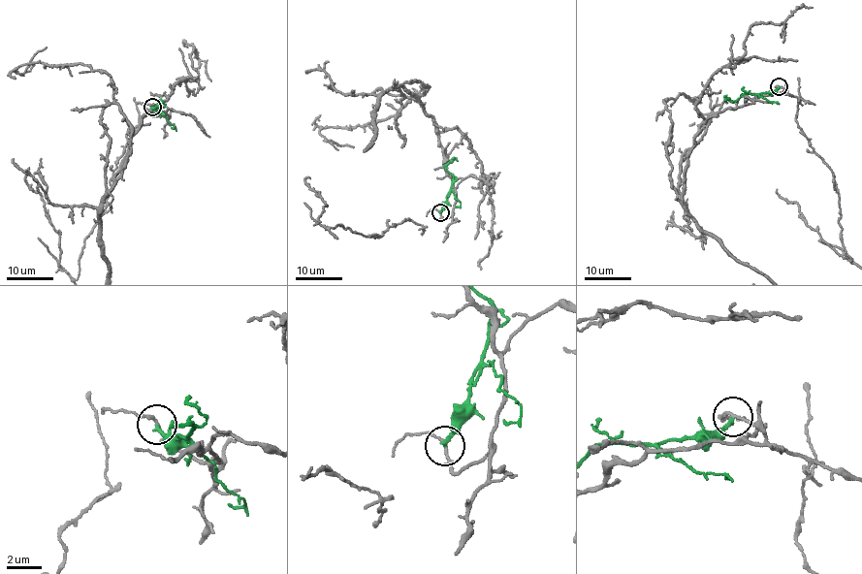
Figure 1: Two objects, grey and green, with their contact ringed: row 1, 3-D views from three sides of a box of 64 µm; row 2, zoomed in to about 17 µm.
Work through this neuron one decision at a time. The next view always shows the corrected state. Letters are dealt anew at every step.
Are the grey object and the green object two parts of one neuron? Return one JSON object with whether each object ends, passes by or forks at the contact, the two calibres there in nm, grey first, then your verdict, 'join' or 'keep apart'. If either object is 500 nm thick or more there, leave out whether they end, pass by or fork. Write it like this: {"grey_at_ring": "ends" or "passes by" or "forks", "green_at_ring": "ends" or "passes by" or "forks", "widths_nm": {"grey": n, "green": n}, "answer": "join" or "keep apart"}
{"grey_at_ring": "passes by", "green_at_ring": "ends", "widths_nm": {"grey": 150, "green": 220}, "answer": "keep apart"}

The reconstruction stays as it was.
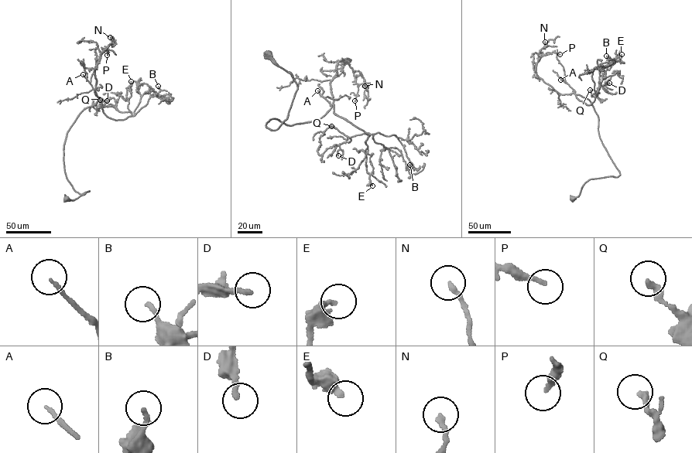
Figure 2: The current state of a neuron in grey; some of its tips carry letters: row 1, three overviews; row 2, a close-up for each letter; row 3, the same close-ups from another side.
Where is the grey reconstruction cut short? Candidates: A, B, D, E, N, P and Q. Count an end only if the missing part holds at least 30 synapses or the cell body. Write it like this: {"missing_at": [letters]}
{"missing_at": ["D"]}

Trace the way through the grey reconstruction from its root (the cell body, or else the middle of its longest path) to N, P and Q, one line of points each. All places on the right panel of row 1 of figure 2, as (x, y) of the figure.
N: (571, 199), (588, 180), (620, 174), (600, 137), (598, 116), (589, 100), (560, 94), (536, 73), (545, 42)
P: (571, 199), (588, 180), (620, 174), (589, 100), (560, 94), (536, 73), (540, 57), (560, 54)
Q: (571, 199), (588, 180), (620, 174), (600, 137), (590, 102), (577, 97), (590, 104), (598, 92), (590, 90)

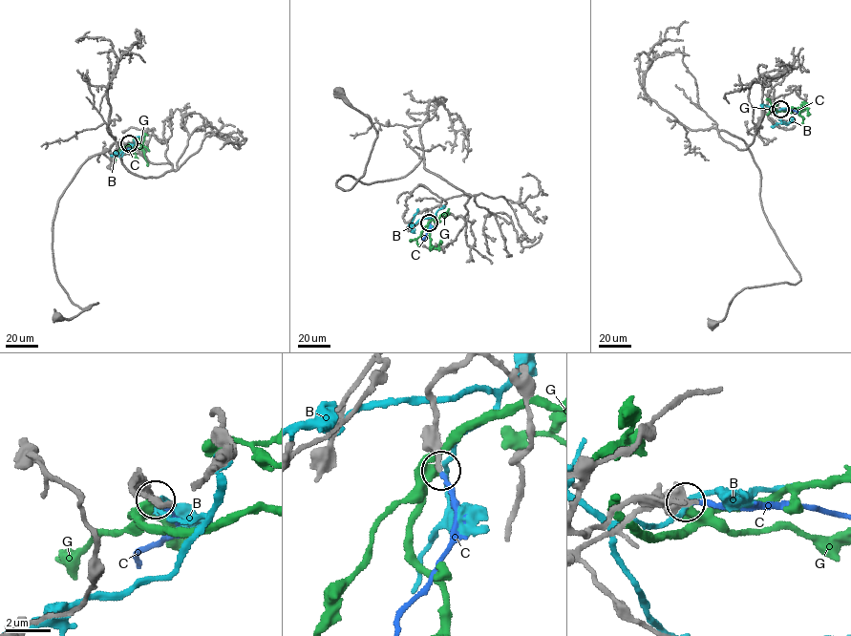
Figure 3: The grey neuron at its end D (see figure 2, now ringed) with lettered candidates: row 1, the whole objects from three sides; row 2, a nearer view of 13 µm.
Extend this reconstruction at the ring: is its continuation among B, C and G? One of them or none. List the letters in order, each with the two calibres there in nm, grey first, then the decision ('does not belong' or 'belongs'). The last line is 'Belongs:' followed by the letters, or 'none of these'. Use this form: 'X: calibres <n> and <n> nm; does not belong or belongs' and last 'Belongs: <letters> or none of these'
B: calibres 220 and 190 nm; does not belong
C: calibres 240 and 190 nm; belongs
G: calibres 240 and 500 nm; does not belong
Belongs: C

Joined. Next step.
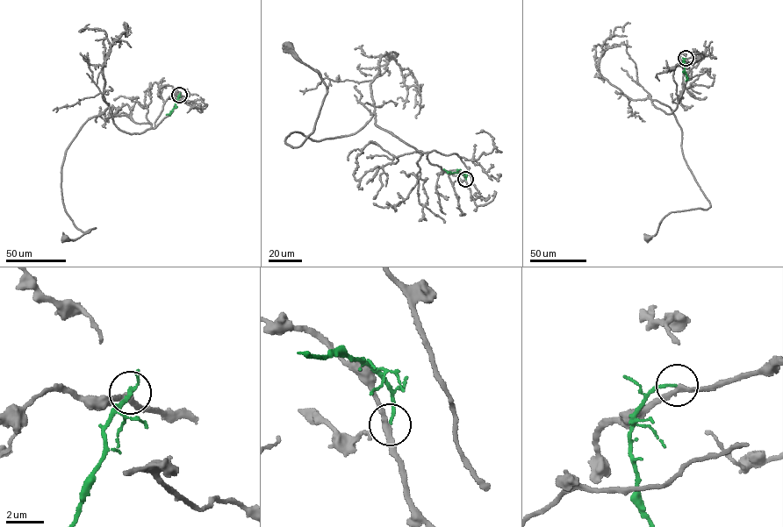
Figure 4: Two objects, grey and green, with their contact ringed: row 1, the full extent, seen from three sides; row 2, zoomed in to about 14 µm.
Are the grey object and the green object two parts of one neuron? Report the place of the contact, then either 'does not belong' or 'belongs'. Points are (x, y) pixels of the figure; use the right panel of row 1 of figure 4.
(686, 58) | does not belong

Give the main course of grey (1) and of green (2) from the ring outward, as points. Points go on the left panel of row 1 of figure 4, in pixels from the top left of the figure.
1: (179, 95), (142, 132), (120, 131), (108, 108), (82, 126), (62, 200), (76, 228), (96, 228), (65, 238)
2: (179, 95), (172, 110), (166, 114)

